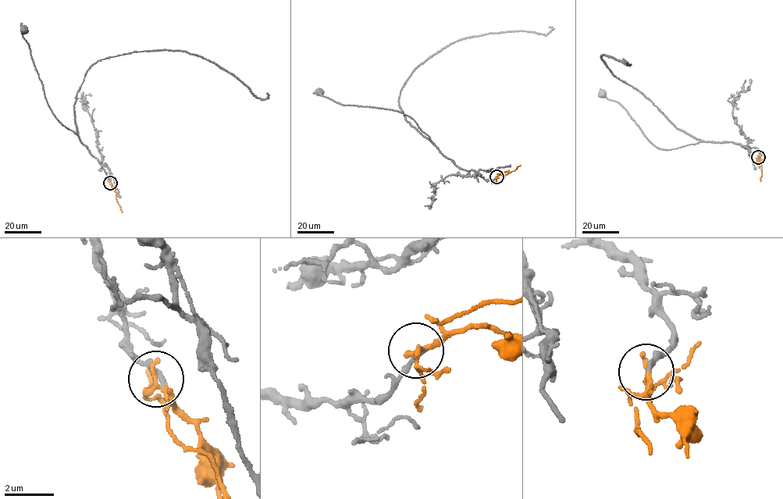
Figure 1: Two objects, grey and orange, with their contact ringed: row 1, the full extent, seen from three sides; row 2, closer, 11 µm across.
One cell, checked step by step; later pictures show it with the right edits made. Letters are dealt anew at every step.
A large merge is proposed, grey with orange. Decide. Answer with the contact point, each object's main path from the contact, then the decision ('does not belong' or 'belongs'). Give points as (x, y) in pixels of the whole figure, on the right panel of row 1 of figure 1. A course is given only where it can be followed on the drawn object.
(758, 157) | grey via (758, 157), (757, 149), (732, 142), (702, 141), (667, 150), (658, 148), (646, 137), (625, 108), (602, 94) | orange via (758, 157), (762, 173), (760, 181) | belongs

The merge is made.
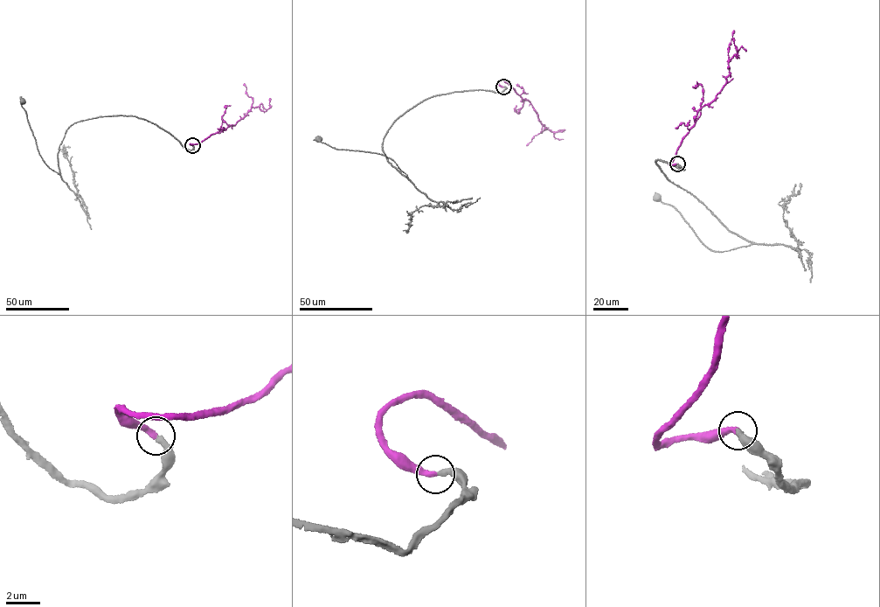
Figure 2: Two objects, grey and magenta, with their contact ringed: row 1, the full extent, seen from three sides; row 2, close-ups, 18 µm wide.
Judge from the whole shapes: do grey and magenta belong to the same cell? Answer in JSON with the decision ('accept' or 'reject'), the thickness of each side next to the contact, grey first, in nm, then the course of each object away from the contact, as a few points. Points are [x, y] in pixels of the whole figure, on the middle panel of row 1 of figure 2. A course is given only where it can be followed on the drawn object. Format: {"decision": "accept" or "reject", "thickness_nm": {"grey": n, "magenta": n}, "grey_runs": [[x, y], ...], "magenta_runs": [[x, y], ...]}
{"decision": "accept", "thickness_nm": {"grey": 320, "magenta": 320}, "grey_runs": [[502, 87], [500, 94], [436, 94], [395, 120], [382, 149], [409, 179], [381, 154], [337, 150], [317, 139]], "magenta_runs": [[502, 87], [499, 84], [499, 80], [508, 83], [523, 100], [528, 100], [545, 128], [526, 145]]}

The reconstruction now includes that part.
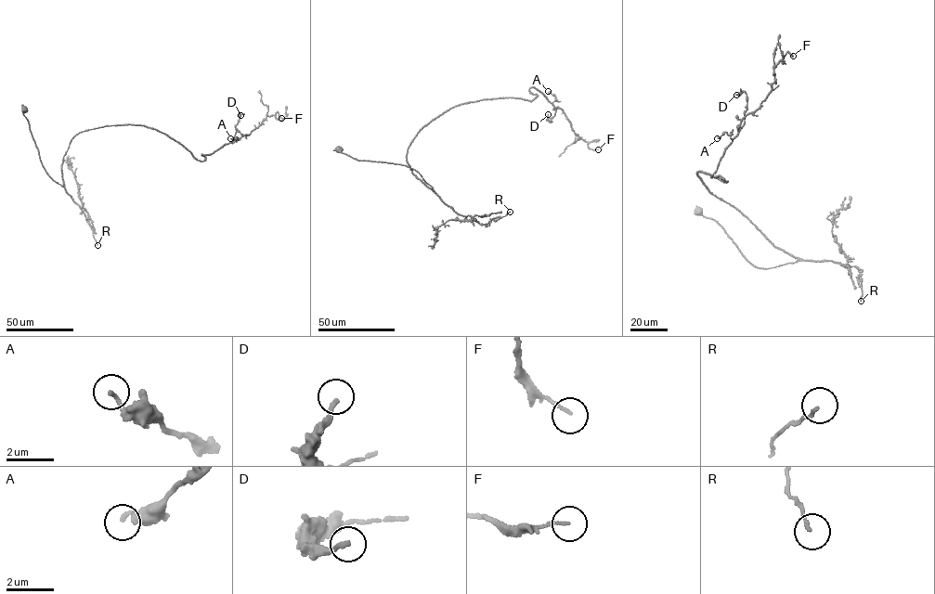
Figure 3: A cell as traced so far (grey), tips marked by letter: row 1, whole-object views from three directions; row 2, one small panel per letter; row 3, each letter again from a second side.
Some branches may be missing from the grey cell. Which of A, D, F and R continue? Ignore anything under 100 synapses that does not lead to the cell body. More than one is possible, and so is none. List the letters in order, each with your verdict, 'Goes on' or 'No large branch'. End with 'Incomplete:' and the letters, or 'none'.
A: No large branch
D: No large branch
F: No large branch
R: No large branch
Incomplete: none

